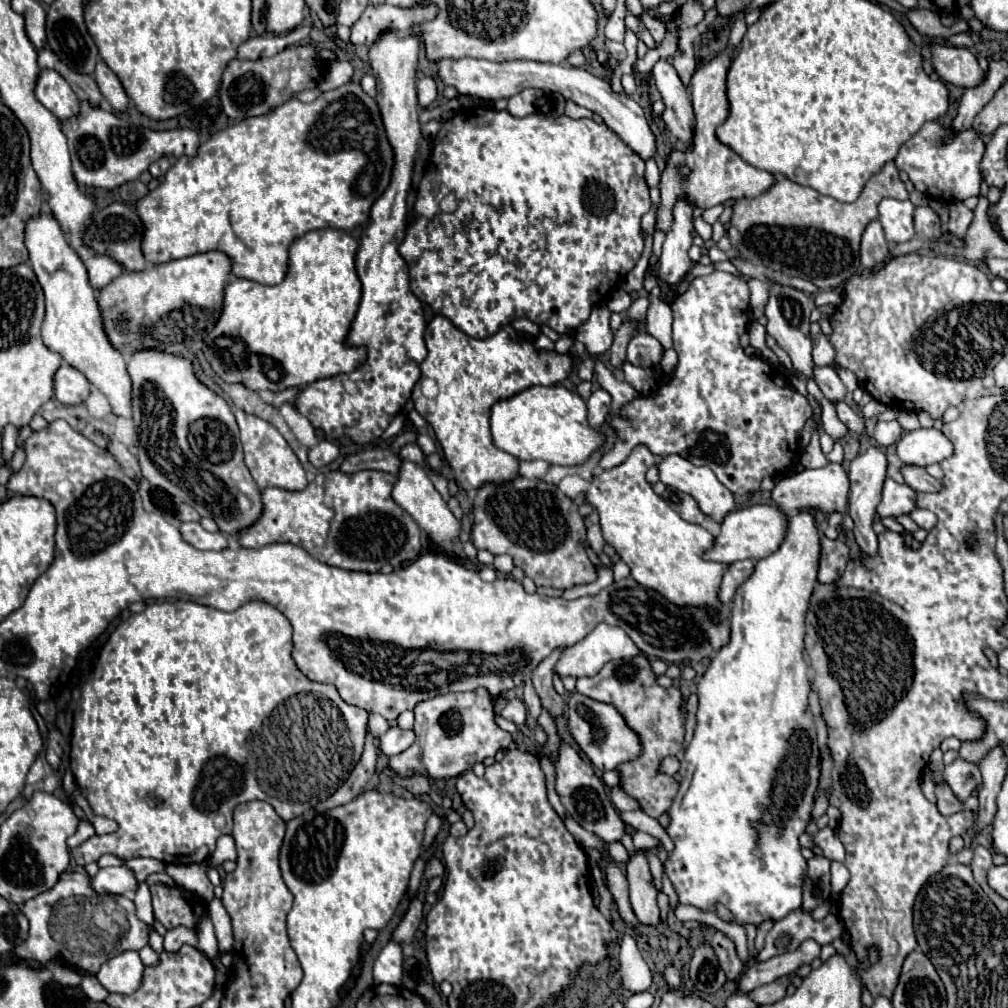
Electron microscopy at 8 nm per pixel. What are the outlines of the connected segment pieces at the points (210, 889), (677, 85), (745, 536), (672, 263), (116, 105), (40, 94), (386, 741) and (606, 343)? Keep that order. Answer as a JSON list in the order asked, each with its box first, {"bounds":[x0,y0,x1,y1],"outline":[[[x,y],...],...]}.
[{"bounds":[166,863,214,901],"outline":[[[206,863],[202,865],[166,865],[166,873],[176,881],[178,887],[196,893],[198,897],[202,897],[204,901],[212,901],[214,899],[214,885],[210,883],[210,879],[206,877]]]},{"bounds":[652,59,694,151],"outline":[[[658,59],[652,77],[656,81],[656,87],[662,95],[662,101],[666,103],[666,111],[662,115],[666,127],[672,131],[672,135],[690,151],[692,133],[694,133],[694,109],[688,95],[688,89],[680,81],[674,65],[668,59]]]},{"bounds":[704,505,788,563],"outline":[[[752,505],[746,509],[732,511],[722,523],[722,531],[716,537],[716,545],[704,553],[704,559],[718,563],[734,563],[742,559],[758,561],[762,557],[768,557],[780,547],[780,543],[786,537],[786,529],[788,529],[788,515],[774,505]]]},{"bounds":[658,199,694,285],"outline":[[[678,199],[672,211],[672,227],[666,233],[666,241],[660,255],[658,275],[664,285],[678,283],[688,269],[692,267],[692,261],[688,257],[688,249],[692,247],[692,231],[694,231],[694,205],[688,199]]]},{"bounds":[94,59,128,111],"outline":[[[98,59],[96,63],[96,71],[94,71],[94,81],[98,83],[102,95],[106,97],[106,101],[112,105],[112,109],[116,111],[124,111],[128,107],[128,97],[124,93],[124,87],[120,83],[120,79],[110,71],[110,67]]]},{"bounds":[36,71,80,121],"outline":[[[42,71],[36,85],[38,101],[52,111],[60,121],[66,121],[80,111],[80,101],[64,77],[56,71]]]},{"bounds":[378,727,414,757],"outline":[[[390,727],[384,735],[378,737],[378,747],[380,751],[386,755],[386,757],[392,757],[392,755],[398,755],[402,751],[406,751],[412,743],[414,743],[414,735],[412,731],[402,731],[398,727]]]},{"bounds":[576,305,614,355],"outline":[[[602,305],[602,307],[596,307],[592,315],[588,317],[588,321],[578,329],[576,339],[584,343],[590,355],[602,355],[610,349],[614,337],[612,337],[608,321],[610,321],[610,309]]]}]

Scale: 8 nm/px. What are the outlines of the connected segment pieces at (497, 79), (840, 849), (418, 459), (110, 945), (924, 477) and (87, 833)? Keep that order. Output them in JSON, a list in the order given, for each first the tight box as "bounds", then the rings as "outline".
[{"bounds":[436,59,656,161],"outline":[[[442,59],[436,63],[438,75],[446,85],[456,87],[462,95],[476,95],[488,101],[496,101],[502,97],[512,97],[518,91],[526,87],[538,87],[546,91],[562,93],[566,99],[598,113],[608,129],[612,129],[622,143],[626,143],[640,159],[648,161],[656,157],[656,137],[644,117],[642,107],[628,97],[626,93],[616,93],[606,79],[598,79],[590,75],[582,67],[572,67],[566,63],[536,63],[536,61],[506,61],[506,63],[494,63],[494,61],[482,61],[482,59]]]},{"bounds":[814,827,844,861],"outline":[[[824,827],[814,835],[814,843],[822,849],[824,857],[830,861],[844,861],[844,845],[836,837],[834,829]]]},{"bounds":[400,443,424,465],"outline":[[[416,443],[404,445],[404,447],[400,449],[400,457],[402,457],[404,461],[414,461],[414,463],[418,463],[418,465],[424,465],[424,453],[422,453],[422,449],[420,449]]]},{"bounds":[16,871,150,975],"outline":[[[66,871],[60,879],[58,879],[58,883],[56,883],[56,887],[52,887],[52,891],[46,891],[44,895],[38,895],[36,899],[30,899],[28,903],[24,903],[24,907],[22,907],[22,911],[24,911],[24,915],[28,917],[28,921],[30,921],[30,937],[20,945],[20,947],[16,947],[16,955],[20,957],[20,959],[34,959],[34,961],[40,961],[40,963],[48,963],[48,961],[52,961],[52,959],[60,959],[60,961],[64,961],[64,963],[68,963],[68,965],[72,965],[74,969],[78,969],[78,971],[82,971],[82,973],[90,973],[90,975],[94,975],[94,973],[98,973],[100,971],[100,967],[108,961],[108,959],[112,959],[112,957],[116,957],[116,955],[120,955],[120,953],[124,953],[124,951],[128,951],[128,949],[134,949],[134,951],[140,951],[144,945],[148,945],[148,933],[150,933],[150,925],[146,925],[144,921],[140,921],[138,917],[136,917],[136,909],[134,909],[134,903],[130,901],[130,899],[126,899],[126,897],[122,897],[122,895],[98,895],[94,889],[92,889],[92,885],[90,885],[90,877],[88,875],[82,875],[82,873],[74,873],[74,871]]]},{"bounds":[902,467,942,493],"outline":[[[902,467],[902,475],[904,475],[904,481],[914,491],[932,493],[932,491],[940,491],[942,489],[942,481],[934,479],[932,475],[928,475],[926,469],[922,469],[922,467]]]},{"bounds":[67,821,95,849],"outline":[[[79,821],[77,832],[67,839],[69,849],[73,849],[95,834],[95,829],[89,821]]]}]

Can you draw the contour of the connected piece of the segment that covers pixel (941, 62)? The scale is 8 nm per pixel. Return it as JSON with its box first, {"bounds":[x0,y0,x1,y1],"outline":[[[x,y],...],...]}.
{"bounds":[930,45,986,87],"outline":[[[932,45],[930,55],[936,73],[956,87],[978,87],[986,79],[986,71],[980,69],[976,57],[968,49]]]}

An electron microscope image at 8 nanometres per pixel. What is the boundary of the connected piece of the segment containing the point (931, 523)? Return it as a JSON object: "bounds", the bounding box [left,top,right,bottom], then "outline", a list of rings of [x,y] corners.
{"bounds":[909,509,937,531],"outline":[[[915,509],[909,516],[917,523],[917,525],[929,531],[935,527],[937,523],[937,517],[934,513],[926,509]]]}

